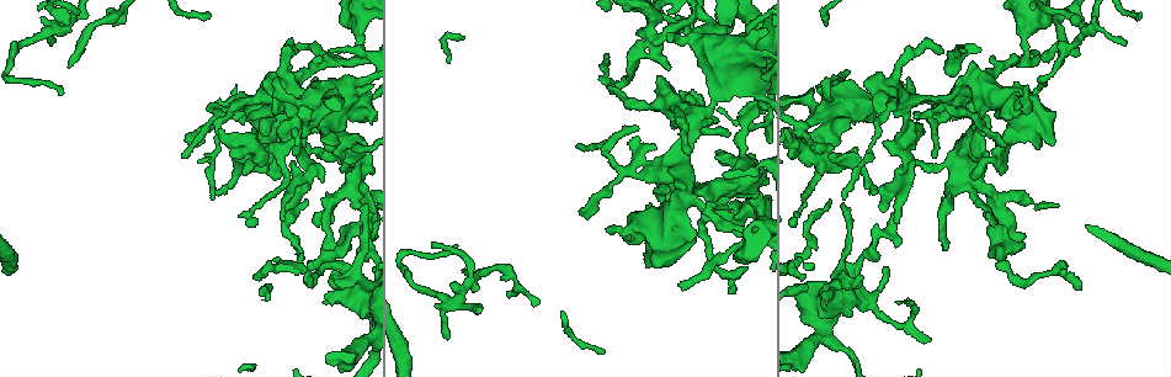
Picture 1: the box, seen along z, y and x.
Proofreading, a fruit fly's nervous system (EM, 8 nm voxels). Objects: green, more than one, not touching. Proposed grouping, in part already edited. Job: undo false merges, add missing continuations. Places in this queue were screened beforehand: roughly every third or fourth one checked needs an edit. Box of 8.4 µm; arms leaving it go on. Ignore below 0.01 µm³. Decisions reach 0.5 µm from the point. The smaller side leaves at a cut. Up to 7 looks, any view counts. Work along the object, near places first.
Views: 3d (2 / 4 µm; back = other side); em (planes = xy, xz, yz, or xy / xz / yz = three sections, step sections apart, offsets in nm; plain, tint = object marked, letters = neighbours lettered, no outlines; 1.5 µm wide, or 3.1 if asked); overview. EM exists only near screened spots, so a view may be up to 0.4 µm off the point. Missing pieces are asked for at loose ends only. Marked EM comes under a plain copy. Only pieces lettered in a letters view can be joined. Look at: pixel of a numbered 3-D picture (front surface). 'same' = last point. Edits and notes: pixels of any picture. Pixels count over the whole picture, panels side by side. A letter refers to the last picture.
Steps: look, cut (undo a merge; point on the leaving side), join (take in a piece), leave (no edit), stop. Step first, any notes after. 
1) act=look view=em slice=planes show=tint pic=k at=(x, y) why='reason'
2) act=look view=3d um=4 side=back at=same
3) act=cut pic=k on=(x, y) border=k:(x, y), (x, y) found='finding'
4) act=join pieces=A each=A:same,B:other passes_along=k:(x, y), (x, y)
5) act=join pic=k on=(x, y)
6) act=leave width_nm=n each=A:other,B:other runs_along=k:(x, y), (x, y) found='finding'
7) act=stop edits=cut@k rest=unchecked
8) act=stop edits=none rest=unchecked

act=look view=3d um=4 pic=1 at=(1088, 32) why='three-way junction'

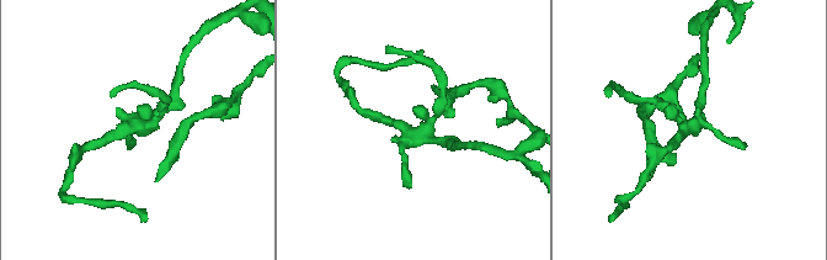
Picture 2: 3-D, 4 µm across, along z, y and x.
act=look view=em slice=xy step=4 show=tint pic=2 at=(422, 131)

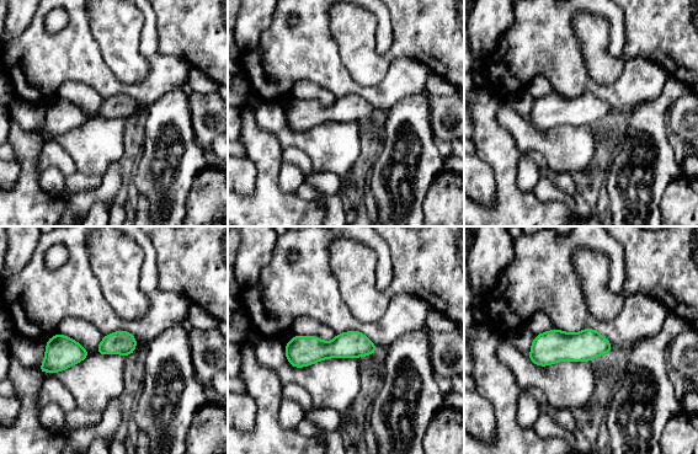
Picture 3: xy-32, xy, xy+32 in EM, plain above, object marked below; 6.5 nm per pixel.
act=look view=em slice=planes show=letters at=same

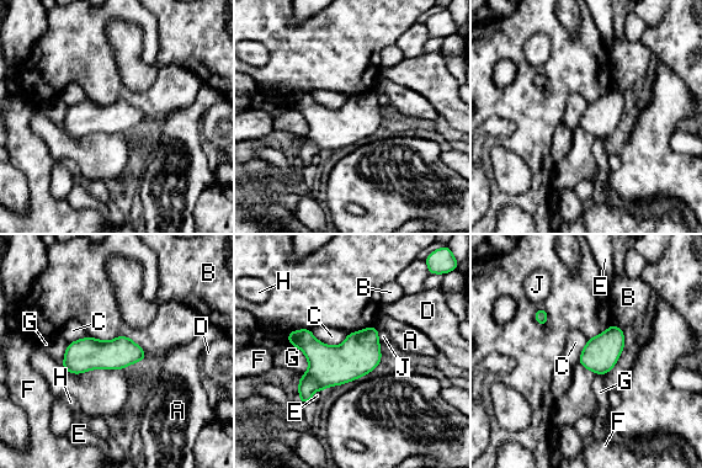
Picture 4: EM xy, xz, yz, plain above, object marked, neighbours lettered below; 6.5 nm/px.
act=leave longest_contact=C:260nm each=A:other,B:other,C:other,D:other,E:other,F:other,G:other,H:other,J:other border=4:(309, 329), (329, 345), (347, 336) found='continuous, no second neuron'

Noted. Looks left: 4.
act=look view=em slice=planes show=letters pic=1 at=(650, 42) why='abrupt turn'

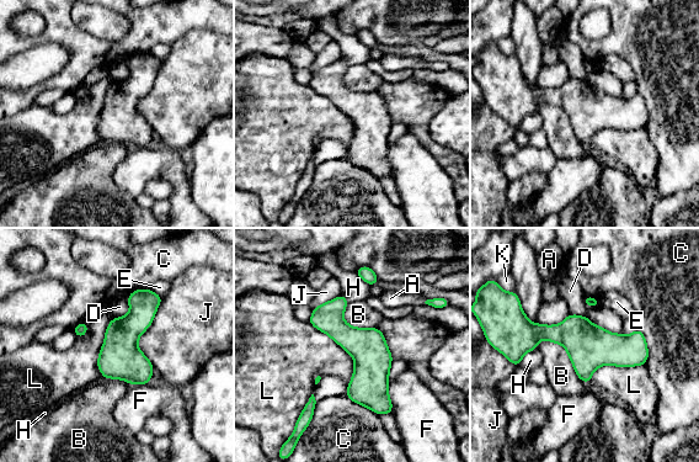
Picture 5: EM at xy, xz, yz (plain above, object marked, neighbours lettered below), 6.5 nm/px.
act=leave each=A:other,B:other,C:other,D:other,E:other,F:other,H:other,J:other,K:other,L:other runs_along=5:(515, 345), (576, 334), (645, 354) found='one neuron here'

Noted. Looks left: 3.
act=look view=em slice=xy step=8 show=letters pic=1 at=(823, 297) why='stops while still wide'

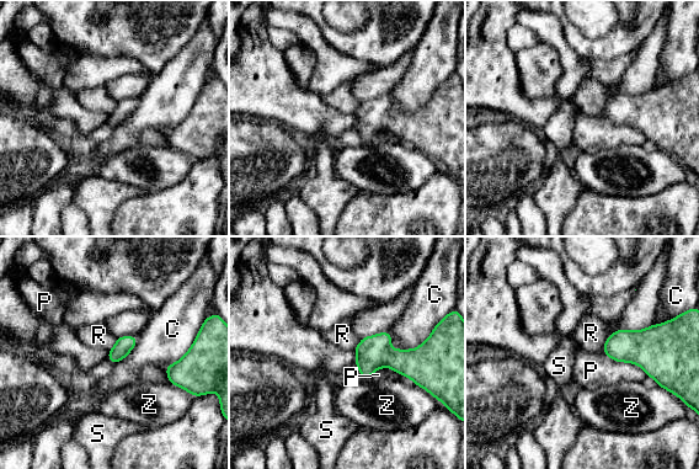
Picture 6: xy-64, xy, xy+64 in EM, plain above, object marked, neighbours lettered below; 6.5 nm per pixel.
act=look view=em slice=planes show=letters at=same why='cut it another way'

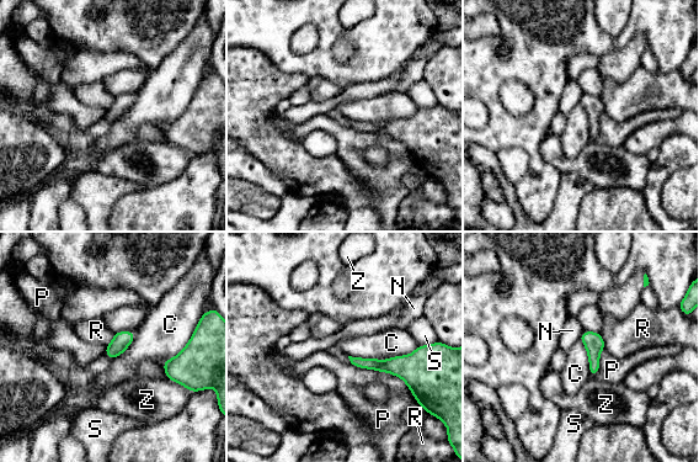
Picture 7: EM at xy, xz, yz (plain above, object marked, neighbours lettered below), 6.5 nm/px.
act=leave each=C:other,N:other,P:other,R:other,S:other,Z:other border=7:(192, 334), (164, 362), (164, 370) found='none of them fits'

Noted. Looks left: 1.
act=stop edits=none rest=unchecked

